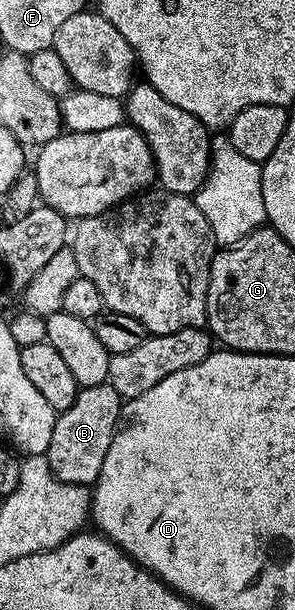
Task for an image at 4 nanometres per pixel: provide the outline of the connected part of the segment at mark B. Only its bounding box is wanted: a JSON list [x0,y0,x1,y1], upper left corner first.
[45,383,124,486]

